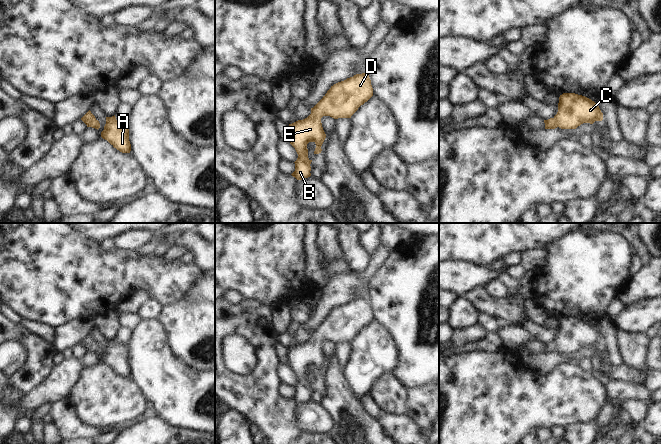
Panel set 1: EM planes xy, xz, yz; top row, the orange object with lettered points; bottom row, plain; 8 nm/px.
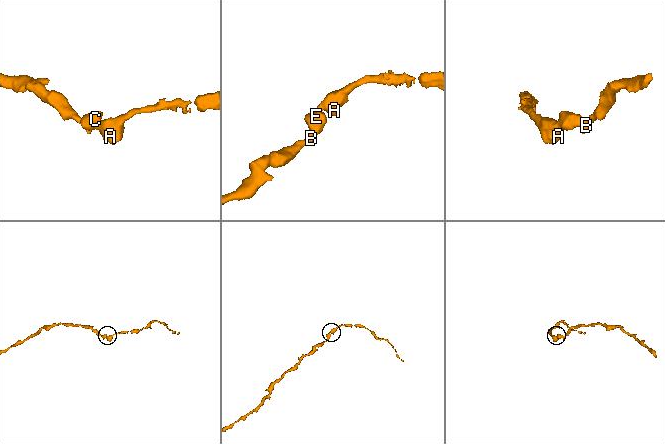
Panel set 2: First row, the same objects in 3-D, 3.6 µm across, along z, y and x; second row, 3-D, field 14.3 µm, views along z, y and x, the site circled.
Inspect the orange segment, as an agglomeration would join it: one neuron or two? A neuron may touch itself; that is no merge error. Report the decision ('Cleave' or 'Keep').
Keep

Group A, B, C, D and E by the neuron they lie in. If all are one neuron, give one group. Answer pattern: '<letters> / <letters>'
A B C D E

